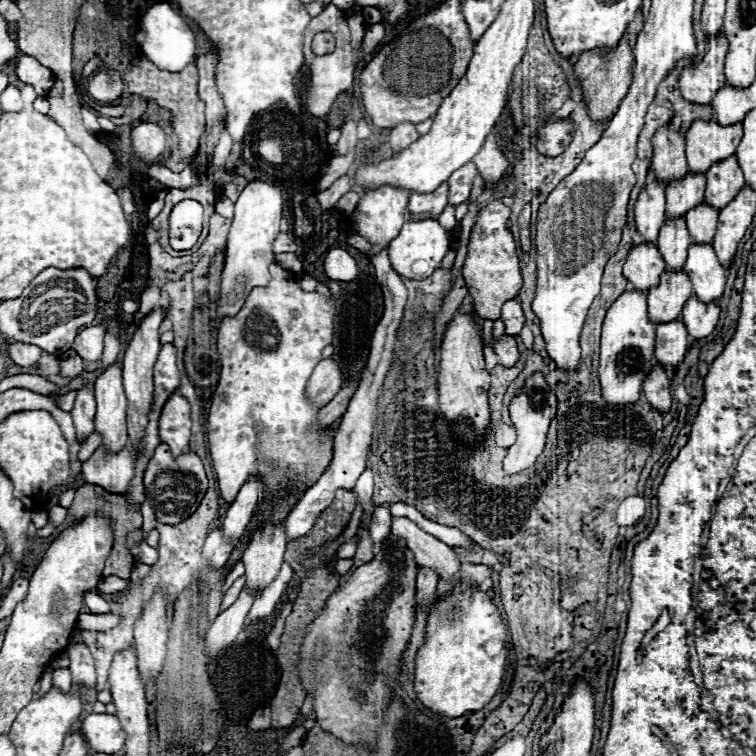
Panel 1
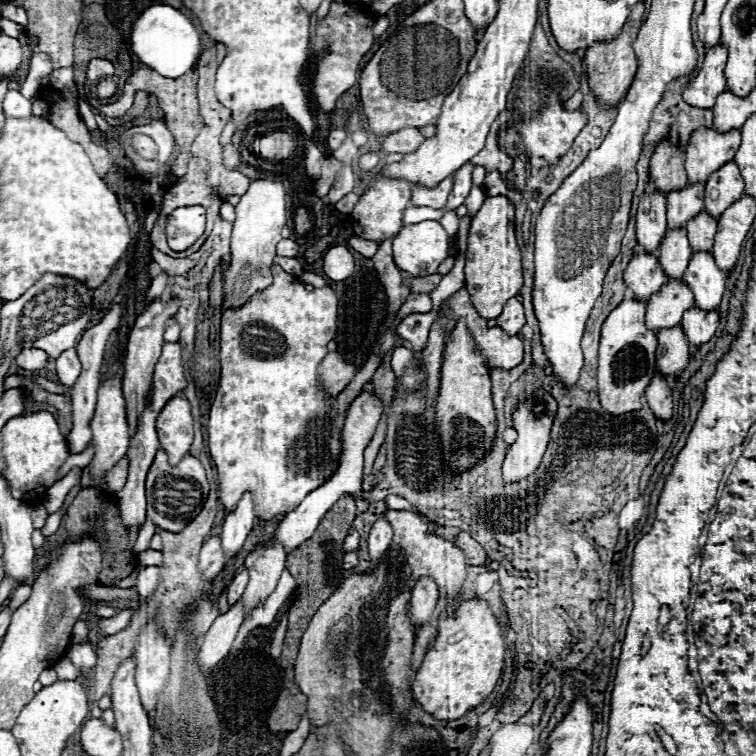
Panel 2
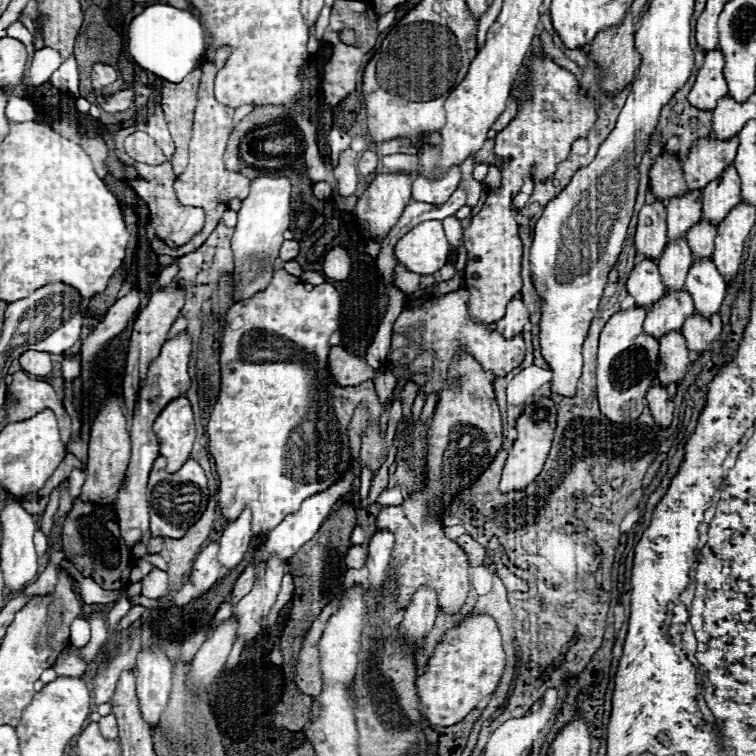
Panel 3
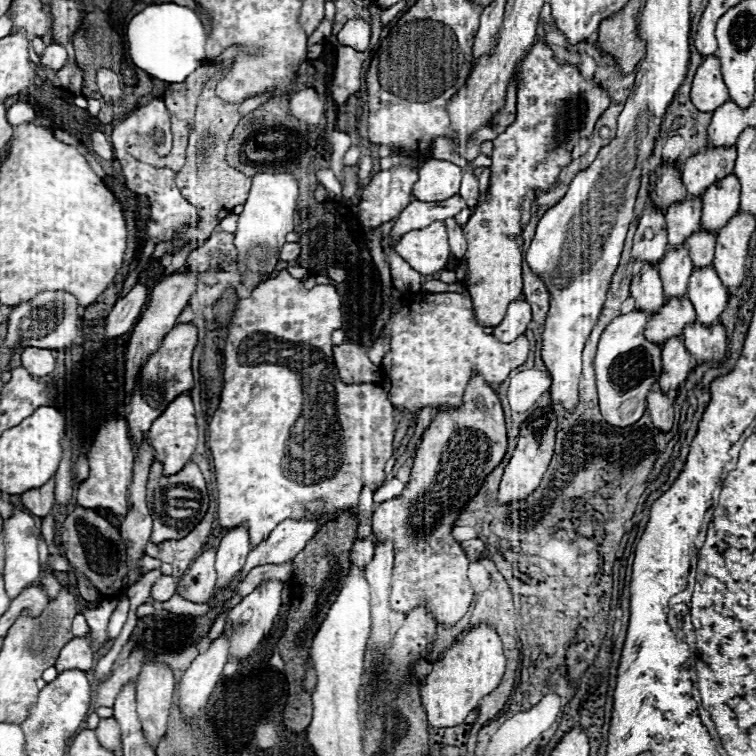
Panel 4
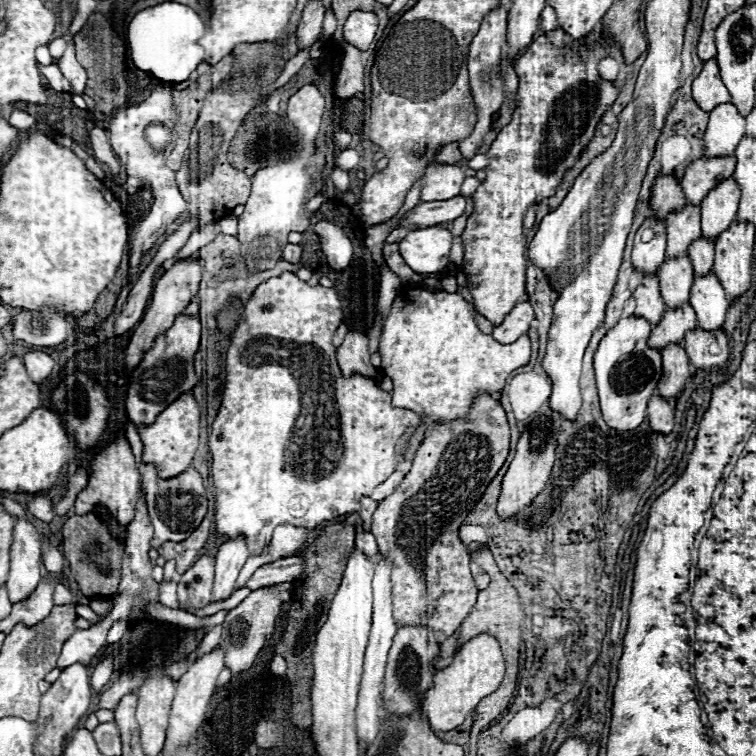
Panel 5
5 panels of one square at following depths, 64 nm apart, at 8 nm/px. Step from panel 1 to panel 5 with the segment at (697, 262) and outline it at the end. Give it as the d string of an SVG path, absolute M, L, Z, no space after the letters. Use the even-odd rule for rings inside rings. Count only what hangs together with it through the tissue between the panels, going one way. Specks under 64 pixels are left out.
M714 272L708 276L694 276L690 288L690 306L696 310L698 328L708 332L722 328L730 300Z

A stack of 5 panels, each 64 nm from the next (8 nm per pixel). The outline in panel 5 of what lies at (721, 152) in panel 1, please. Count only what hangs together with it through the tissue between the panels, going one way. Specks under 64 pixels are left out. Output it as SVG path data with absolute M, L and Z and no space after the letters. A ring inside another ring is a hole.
M702 156L700 160L690 162L680 180L688 204L700 204L716 184L732 176L734 166L736 156Z

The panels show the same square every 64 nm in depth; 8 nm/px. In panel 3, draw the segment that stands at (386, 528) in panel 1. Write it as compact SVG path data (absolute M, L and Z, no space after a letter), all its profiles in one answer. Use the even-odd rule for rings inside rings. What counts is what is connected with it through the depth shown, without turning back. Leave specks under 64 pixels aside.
M376 530L370 536L366 568L370 572L368 584L370 584L372 590L380 590L382 584L386 582L386 578L388 578L386 570L388 570L388 562L390 562L390 554L392 554L392 544L394 544L392 532Z

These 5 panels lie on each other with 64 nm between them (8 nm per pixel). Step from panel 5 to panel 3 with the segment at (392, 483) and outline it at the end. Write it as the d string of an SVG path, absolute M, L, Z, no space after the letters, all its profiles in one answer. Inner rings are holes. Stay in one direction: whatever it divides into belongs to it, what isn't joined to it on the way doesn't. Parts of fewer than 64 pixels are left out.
M390 488L390 490L384 490L380 496L378 496L378 502L382 506L388 506L388 504L396 504L400 506L404 502L404 490L402 488Z

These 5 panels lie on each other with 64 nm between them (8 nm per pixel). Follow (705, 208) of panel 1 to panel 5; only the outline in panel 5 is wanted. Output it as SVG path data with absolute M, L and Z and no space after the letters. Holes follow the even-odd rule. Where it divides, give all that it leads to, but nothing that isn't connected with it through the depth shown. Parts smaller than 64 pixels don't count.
M704 236L700 240L694 240L692 248L688 248L688 256L692 260L696 276L708 274L714 264L714 240L704 240Z

